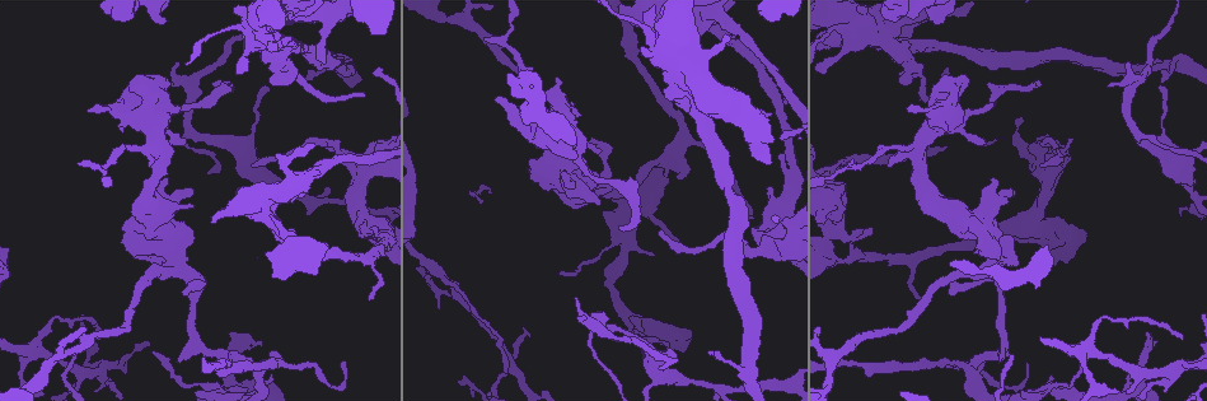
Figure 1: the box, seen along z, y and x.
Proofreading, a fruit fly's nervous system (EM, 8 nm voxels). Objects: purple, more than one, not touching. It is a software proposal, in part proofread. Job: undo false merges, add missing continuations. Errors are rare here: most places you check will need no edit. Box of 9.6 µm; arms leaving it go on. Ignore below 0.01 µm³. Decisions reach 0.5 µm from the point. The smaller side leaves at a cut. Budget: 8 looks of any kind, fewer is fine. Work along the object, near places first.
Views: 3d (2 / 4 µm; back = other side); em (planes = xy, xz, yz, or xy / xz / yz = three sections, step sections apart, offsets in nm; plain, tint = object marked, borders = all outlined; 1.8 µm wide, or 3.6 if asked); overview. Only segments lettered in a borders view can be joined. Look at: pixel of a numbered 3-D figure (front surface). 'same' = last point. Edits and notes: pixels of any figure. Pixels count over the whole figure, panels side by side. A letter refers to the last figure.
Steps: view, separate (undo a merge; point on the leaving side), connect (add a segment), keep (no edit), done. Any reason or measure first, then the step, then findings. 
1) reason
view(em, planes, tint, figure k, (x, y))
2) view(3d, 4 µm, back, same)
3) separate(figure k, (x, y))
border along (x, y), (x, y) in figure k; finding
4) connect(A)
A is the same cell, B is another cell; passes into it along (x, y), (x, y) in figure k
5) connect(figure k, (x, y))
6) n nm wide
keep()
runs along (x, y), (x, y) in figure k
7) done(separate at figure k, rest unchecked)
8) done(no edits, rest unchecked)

side arm on a straight run
view(em, xz, step 8, tint, figure 1, (684, 129))

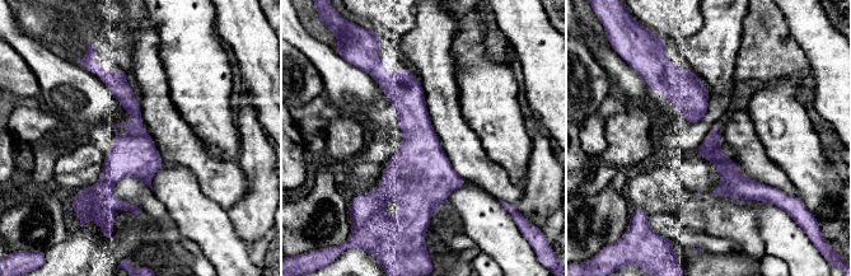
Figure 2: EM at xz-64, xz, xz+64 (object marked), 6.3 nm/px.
view(em, xz, step 8, borders, same)

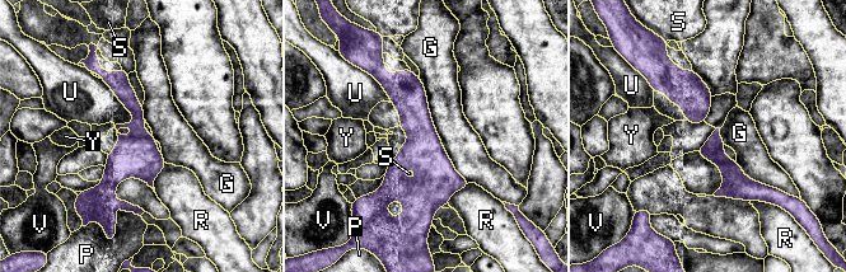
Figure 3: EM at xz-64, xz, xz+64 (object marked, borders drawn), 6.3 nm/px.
keep()
G, P, R, S, U, V and Y are other cells; border along (101, 78), (132, 115), (130, 123) in figure 3; continuous, no second cell

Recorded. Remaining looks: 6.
sharp bend
view(em, planes, borders, figure 1, (1174, 370))

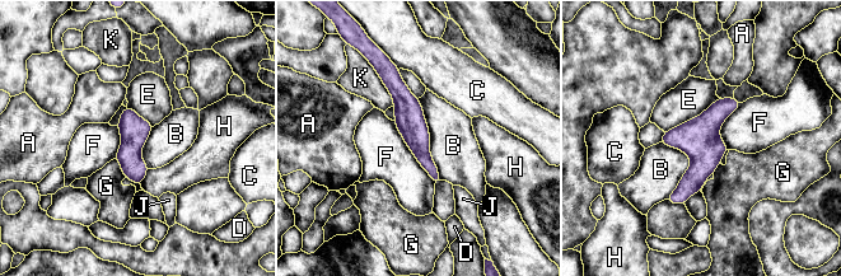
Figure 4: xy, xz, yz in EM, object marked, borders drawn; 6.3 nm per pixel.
keep()
A, B, C, D, E, F, G, H, J and K are other cells; runs along (392, 71), (424, 159), (437, 179) in figure 4; one cell here

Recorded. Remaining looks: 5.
abrupt turn
view(em, 3.6 µm, planes, tint, figure 1, (1172, 64))

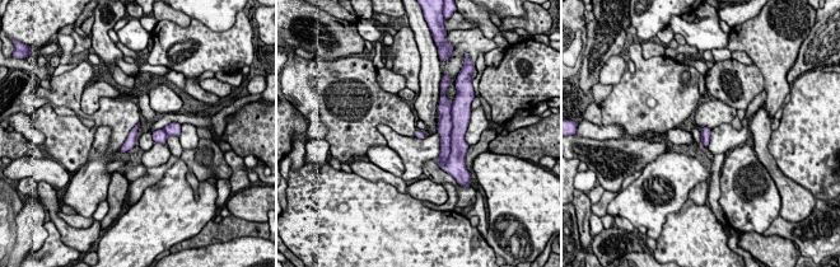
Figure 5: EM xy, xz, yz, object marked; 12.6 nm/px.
what lies round it
view(em, 3.6 µm, planes, borders, same)

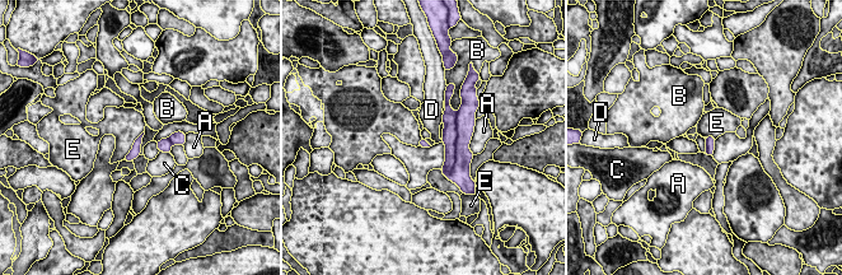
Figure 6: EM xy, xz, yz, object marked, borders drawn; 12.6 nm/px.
E touches over 460 nm
separate(figure 6, (463, 158))
A, B, C, D and E are other cells; border along (458, 113), (454, 164), (444, 171) in figure 6; two cells meet here

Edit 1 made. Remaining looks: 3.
four-way junction
view(3d, 4 µm, figure 1, (675, 53))

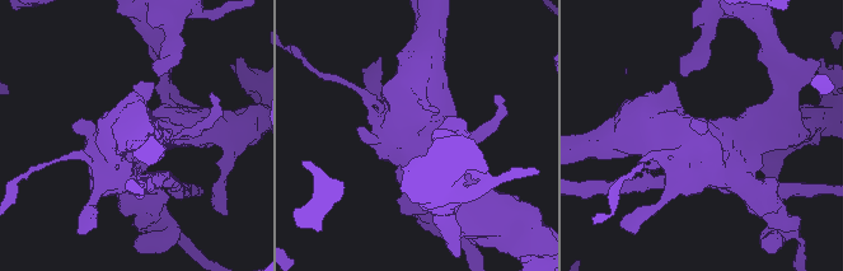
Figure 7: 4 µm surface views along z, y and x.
view(em, planes, borders, figure 7, (410, 136))

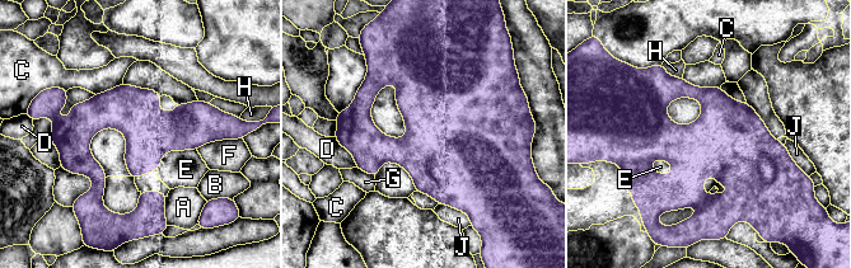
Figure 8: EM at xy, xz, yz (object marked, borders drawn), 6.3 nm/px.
keep()
A, B, C, D, E, F, G, H and J are other cells; runs along (62, 126), (138, 118), (215, 137) in figure 8; one cell here

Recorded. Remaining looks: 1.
done(separate at figure 6, rest unchecked)

